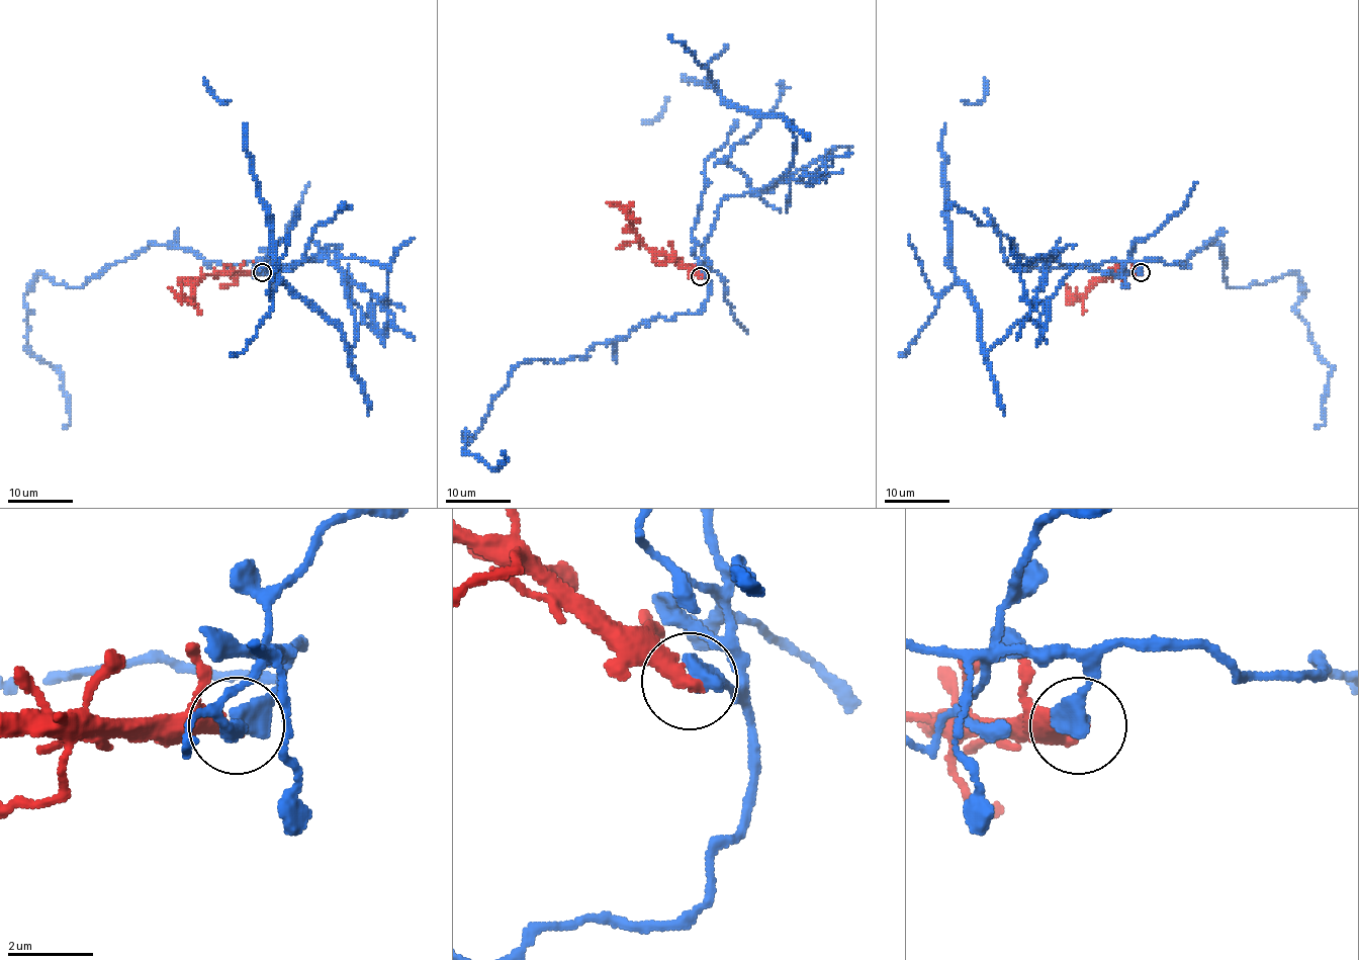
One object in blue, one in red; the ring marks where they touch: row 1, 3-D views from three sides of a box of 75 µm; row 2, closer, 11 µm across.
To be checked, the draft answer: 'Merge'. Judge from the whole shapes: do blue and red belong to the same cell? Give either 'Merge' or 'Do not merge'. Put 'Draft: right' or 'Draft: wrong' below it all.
Do not merge
Draft: wrong

